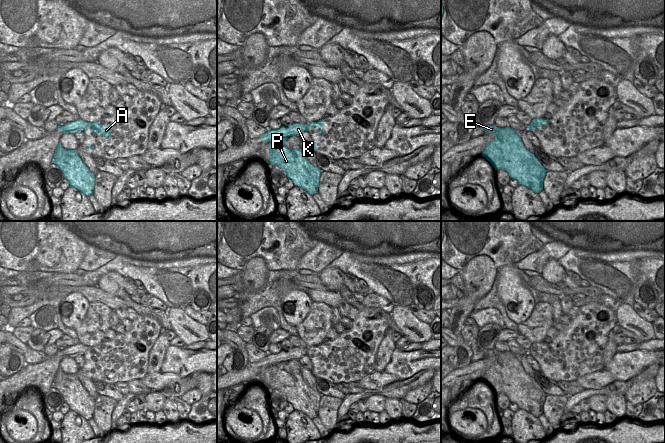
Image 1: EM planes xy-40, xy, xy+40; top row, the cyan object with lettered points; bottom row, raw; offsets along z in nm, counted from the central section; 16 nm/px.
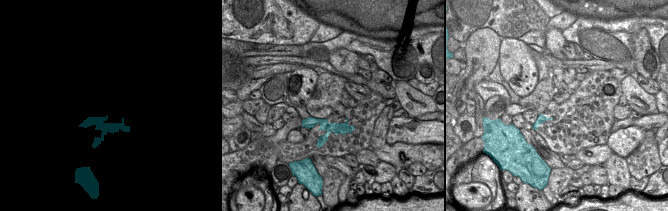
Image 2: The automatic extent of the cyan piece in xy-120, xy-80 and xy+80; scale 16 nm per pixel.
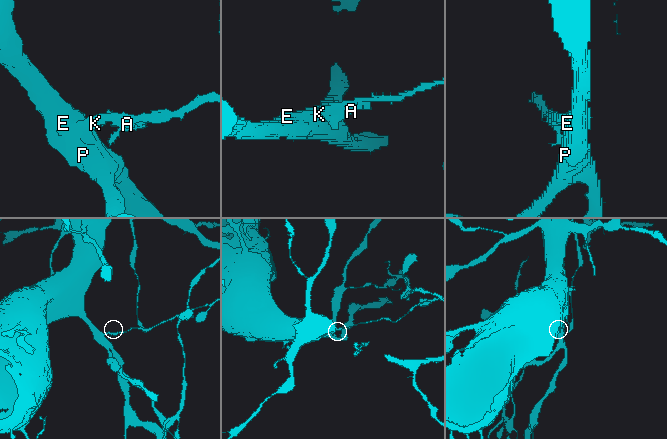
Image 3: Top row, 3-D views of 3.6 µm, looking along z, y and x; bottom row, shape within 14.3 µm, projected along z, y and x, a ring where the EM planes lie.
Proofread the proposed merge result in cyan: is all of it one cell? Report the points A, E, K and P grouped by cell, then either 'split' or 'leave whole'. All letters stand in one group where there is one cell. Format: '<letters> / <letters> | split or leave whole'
A K / E P | split

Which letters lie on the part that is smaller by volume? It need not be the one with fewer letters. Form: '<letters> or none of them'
A, K.

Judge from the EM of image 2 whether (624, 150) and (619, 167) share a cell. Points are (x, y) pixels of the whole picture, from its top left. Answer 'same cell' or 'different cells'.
different cells

